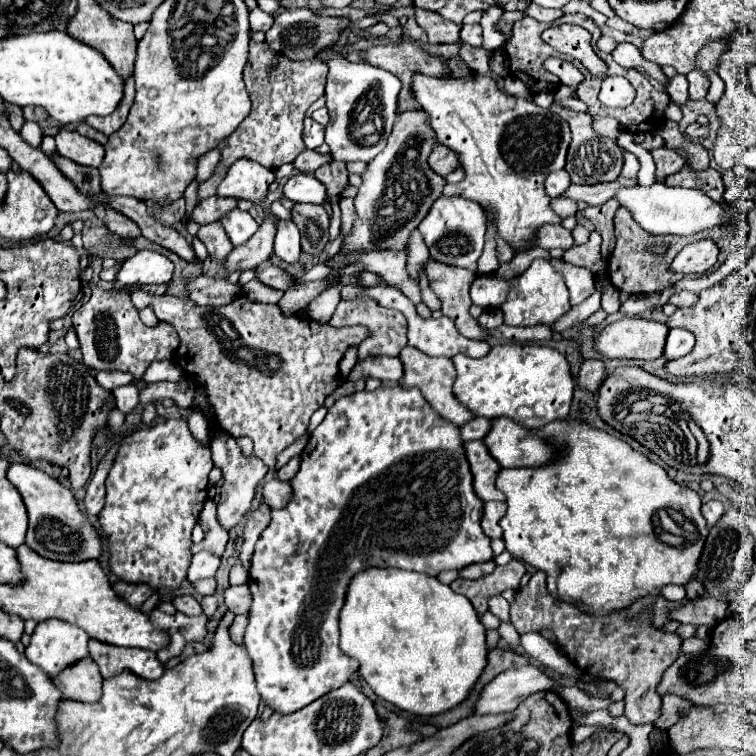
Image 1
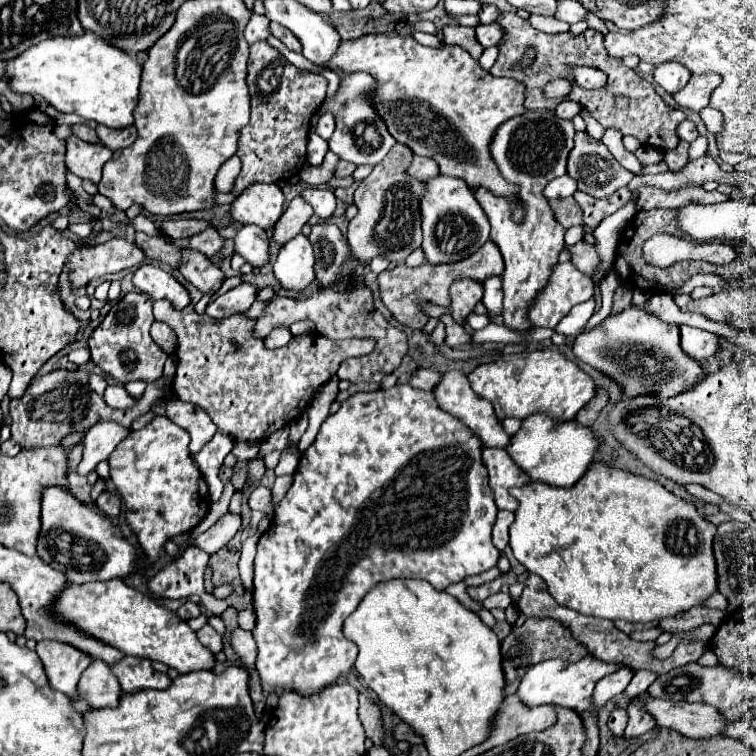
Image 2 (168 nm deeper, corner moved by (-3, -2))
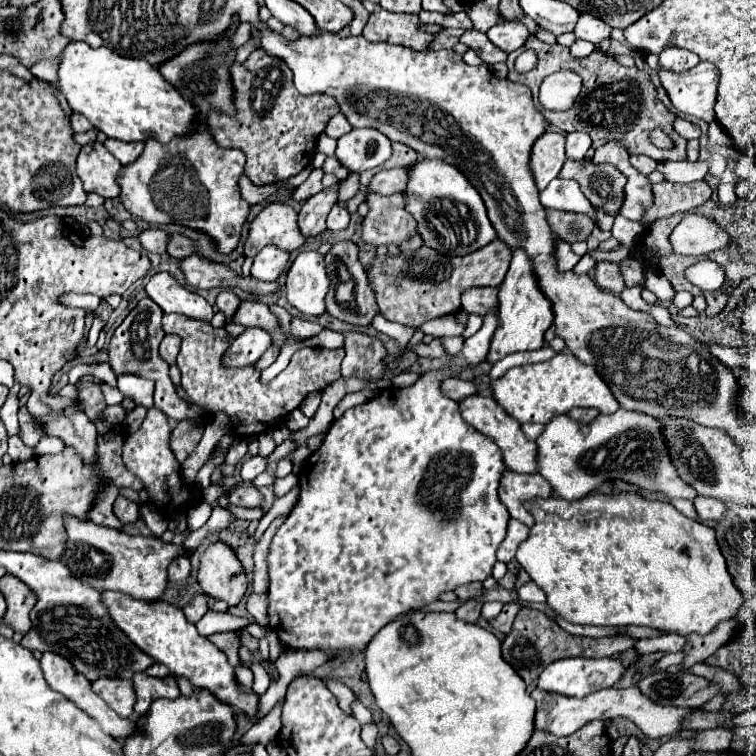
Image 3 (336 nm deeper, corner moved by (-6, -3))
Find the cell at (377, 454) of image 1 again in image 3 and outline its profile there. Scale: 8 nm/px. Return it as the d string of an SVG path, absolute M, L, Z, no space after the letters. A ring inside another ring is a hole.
M498 309L492 311L488 317L484 317L484 327L476 335L472 335L470 339L464 341L462 351L458 355L454 355L448 365L442 365L438 371L424 373L410 387L404 387L404 389L388 387L388 389L380 391L380 395L370 399L368 403L348 409L344 413L344 417L336 419L332 423L332 427L326 431L324 443L302 463L302 471L298 475L298 479L300 479L298 503L294 505L294 509L290 511L290 515L286 517L286 521L282 523L278 533L274 535L270 555L268 555L268 563L270 563L270 569L268 569L268 573L270 573L270 589L268 589L270 627L278 633L280 641L286 647L290 647L290 649L322 649L322 651L340 651L342 649L342 653L338 653L338 657L346 659L350 655L360 653L368 645L368 641L400 613L420 609L420 607L436 601L438 595L444 591L454 591L460 585L484 581L486 577L492 575L492 567L496 563L496 551L506 537L506 527L510 521L510 513L508 513L506 505L498 499L500 479L506 471L504 457L502 457L502 451L498 449L498 445L490 437L474 431L474 427L470 427L460 417L458 403L448 399L442 393L440 385L442 385L442 381L446 381L450 377L458 377L462 371L476 367L478 363L482 363L486 359L488 349L490 349L488 343L494 335L494 327L498 327Z

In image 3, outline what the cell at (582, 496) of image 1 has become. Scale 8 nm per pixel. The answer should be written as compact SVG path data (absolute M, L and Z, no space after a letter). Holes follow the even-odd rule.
M620 493L620 495L588 495L578 501L564 501L560 497L550 497L550 499L532 499L526 503L526 509L534 515L536 525L530 529L530 539L522 543L518 549L516 561L524 567L524 571L530 575L530 579L546 593L546 603L550 609L560 615L562 619L570 623L580 623L580 625L600 625L600 627L624 627L624 625L642 625L642 627L652 627L662 633L676 633L676 635L708 635L718 627L720 621L734 619L740 611L742 605L746 605L744 593L734 585L732 575L726 569L724 557L718 549L714 529L708 525L702 525L698 521L692 521L684 517L676 507L670 503L662 501L646 501L644 497L636 493Z

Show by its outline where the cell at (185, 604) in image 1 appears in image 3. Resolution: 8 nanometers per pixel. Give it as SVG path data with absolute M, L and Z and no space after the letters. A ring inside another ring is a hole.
M196 595L192 597L186 605L184 605L184 615L190 623L198 623L200 617L208 611L208 605L206 605L206 595Z

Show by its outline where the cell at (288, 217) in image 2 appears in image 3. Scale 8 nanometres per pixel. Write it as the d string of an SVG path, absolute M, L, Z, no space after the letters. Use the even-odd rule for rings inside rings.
M340 181L328 189L322 189L308 201L304 201L302 211L298 215L298 225L302 235L310 237L326 231L326 215L330 213L332 205L338 201L338 189L340 189Z

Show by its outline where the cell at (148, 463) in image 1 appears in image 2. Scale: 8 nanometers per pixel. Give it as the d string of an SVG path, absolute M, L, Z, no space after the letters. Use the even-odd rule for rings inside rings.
M155 416L145 428L131 432L123 442L119 442L119 446L109 456L109 474L111 482L115 484L117 492L125 502L127 524L135 532L149 564L165 556L165 542L199 526L211 504L203 472L199 470L197 462L193 460L193 454L189 452L189 432L173 424L167 416Z

